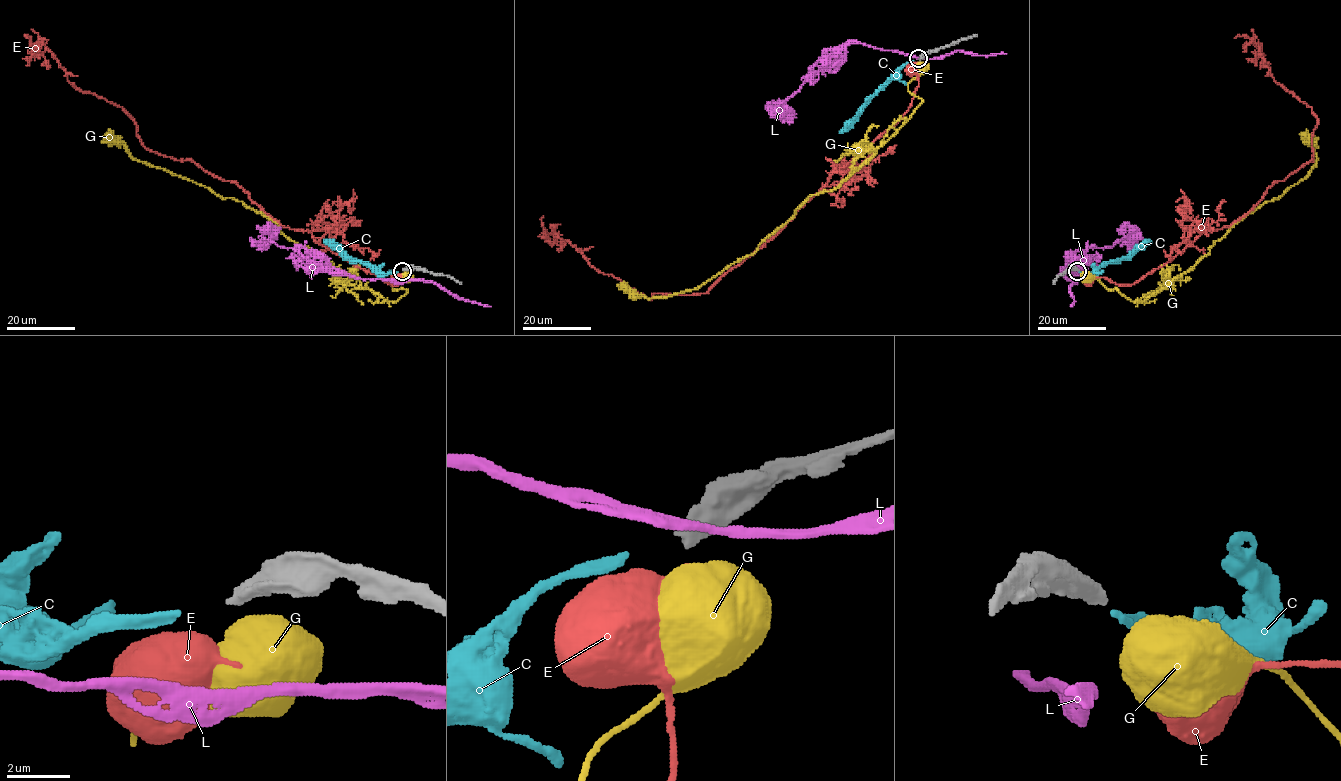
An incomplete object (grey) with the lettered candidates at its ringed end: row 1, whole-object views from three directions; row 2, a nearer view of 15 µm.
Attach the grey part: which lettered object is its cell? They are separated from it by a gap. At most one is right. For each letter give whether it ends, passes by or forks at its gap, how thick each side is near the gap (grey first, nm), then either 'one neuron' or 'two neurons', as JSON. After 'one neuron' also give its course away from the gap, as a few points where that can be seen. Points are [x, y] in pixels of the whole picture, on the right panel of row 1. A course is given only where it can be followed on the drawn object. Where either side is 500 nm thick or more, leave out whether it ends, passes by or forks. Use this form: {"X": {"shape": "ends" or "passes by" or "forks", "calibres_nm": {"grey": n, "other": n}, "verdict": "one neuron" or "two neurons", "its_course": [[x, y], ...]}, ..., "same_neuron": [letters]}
{"C": {"shape": "ends", "calibres_nm": {"grey": 440, "other": 280}, "verdict": "one neuron", "its_course": [[1079, 271], [1093, 274], [1110, 262], [1129, 258], [1151, 240]]}, "E": {"calibres_nm": {"grey": 440, "other": 500}, "verdict": "two neurons"}, "G": {"calibres_nm": {"grey": 440, "other": 950}, "verdict": "two neurons"}, "L": {"shape": "passes by", "calibres_nm": {"grey": 440, "other": 340}, "verdict": "two neurons"}, "same_neuron": ["C"]}

